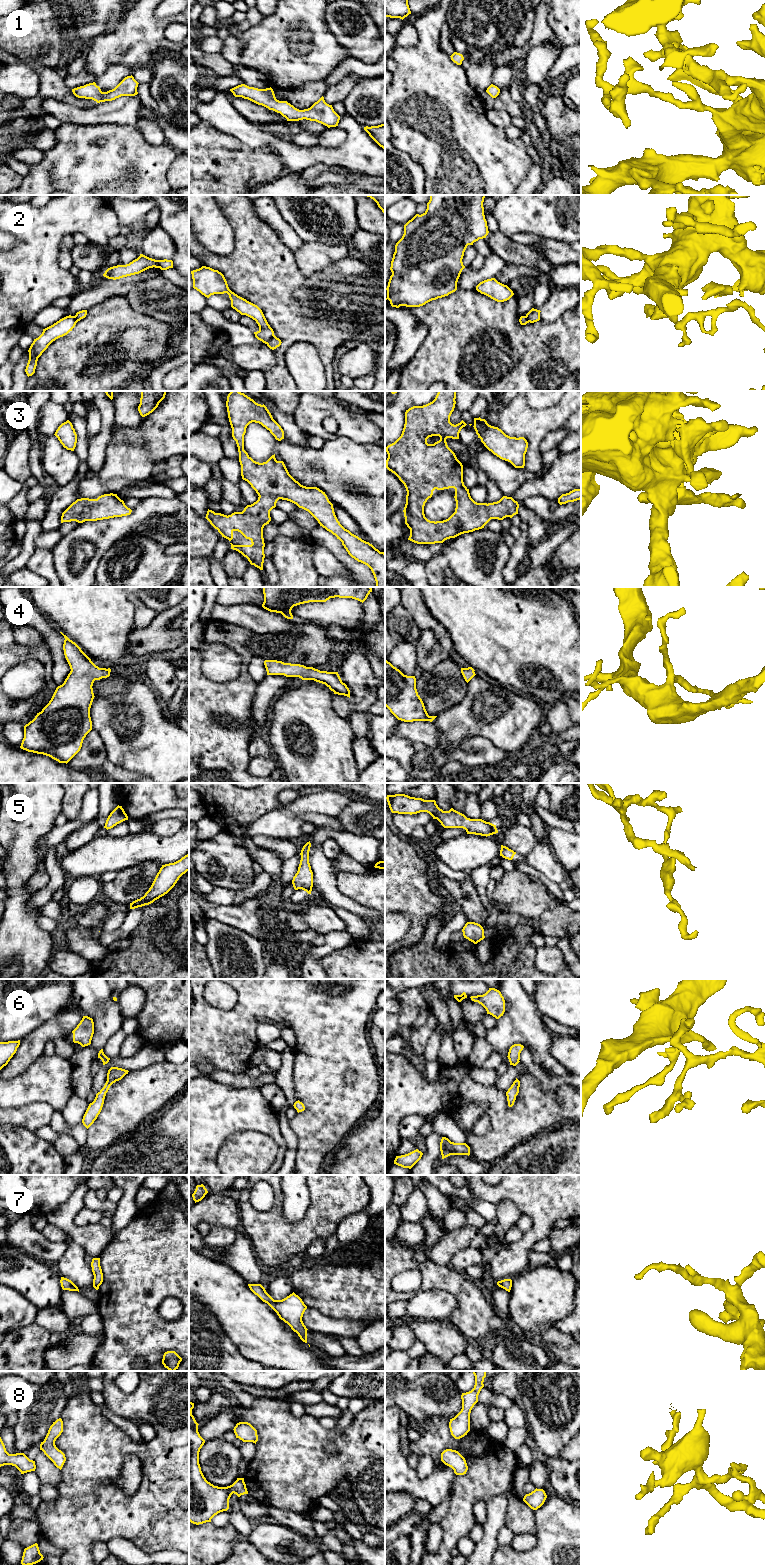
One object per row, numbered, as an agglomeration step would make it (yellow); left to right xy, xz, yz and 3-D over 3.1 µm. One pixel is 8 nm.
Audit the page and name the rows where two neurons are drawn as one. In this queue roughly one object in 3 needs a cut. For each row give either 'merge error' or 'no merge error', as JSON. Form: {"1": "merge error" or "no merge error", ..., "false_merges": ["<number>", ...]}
{"1": "no merge error", "2": "merge error", "3": "no merge error", "4": "no merge error", "5": "no merge error", "6": "no merge error", "7": "no merge error", "8": "no merge error", "false_merges": ["2"]}

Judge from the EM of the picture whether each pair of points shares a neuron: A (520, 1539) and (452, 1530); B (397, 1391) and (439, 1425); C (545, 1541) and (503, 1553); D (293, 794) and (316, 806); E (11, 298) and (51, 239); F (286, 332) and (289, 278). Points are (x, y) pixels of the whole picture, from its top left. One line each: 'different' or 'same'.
A: different
B: different
C: same
D: different
E: same
F: same

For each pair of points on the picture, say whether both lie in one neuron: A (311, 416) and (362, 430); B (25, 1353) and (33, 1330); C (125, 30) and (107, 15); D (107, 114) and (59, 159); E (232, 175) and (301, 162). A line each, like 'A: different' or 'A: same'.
A: same
B: same
C: different
D: different
E: different

